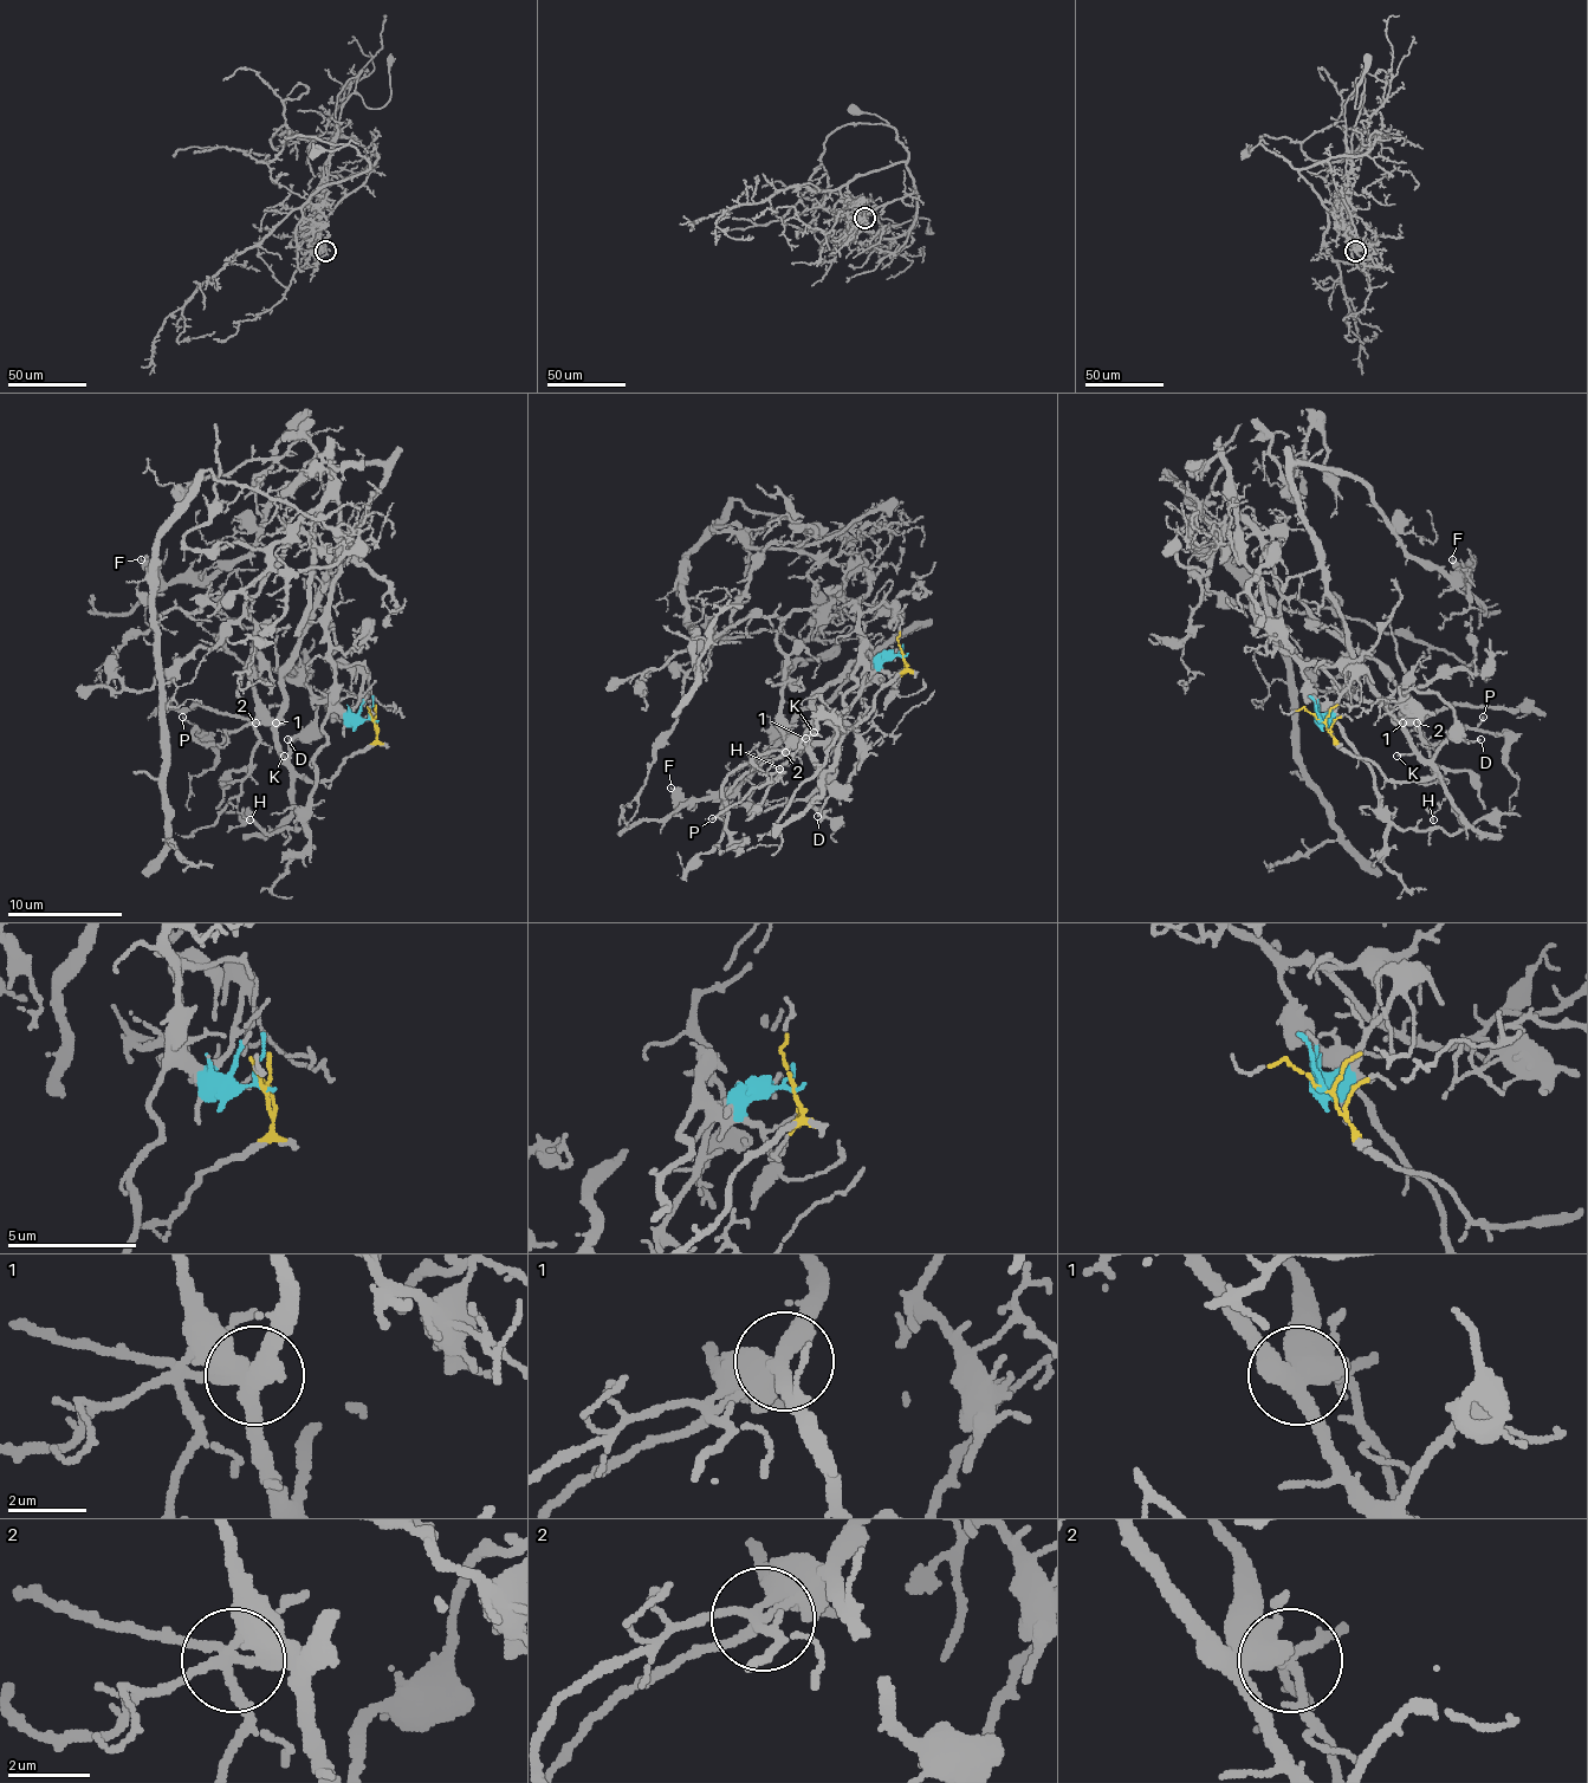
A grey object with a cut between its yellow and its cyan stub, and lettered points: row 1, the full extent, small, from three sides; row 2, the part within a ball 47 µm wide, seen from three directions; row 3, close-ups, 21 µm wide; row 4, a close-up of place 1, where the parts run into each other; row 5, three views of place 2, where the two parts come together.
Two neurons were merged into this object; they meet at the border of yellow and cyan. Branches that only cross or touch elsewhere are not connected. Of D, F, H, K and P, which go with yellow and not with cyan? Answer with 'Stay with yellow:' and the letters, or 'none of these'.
Stay with yellow: D, F, K

